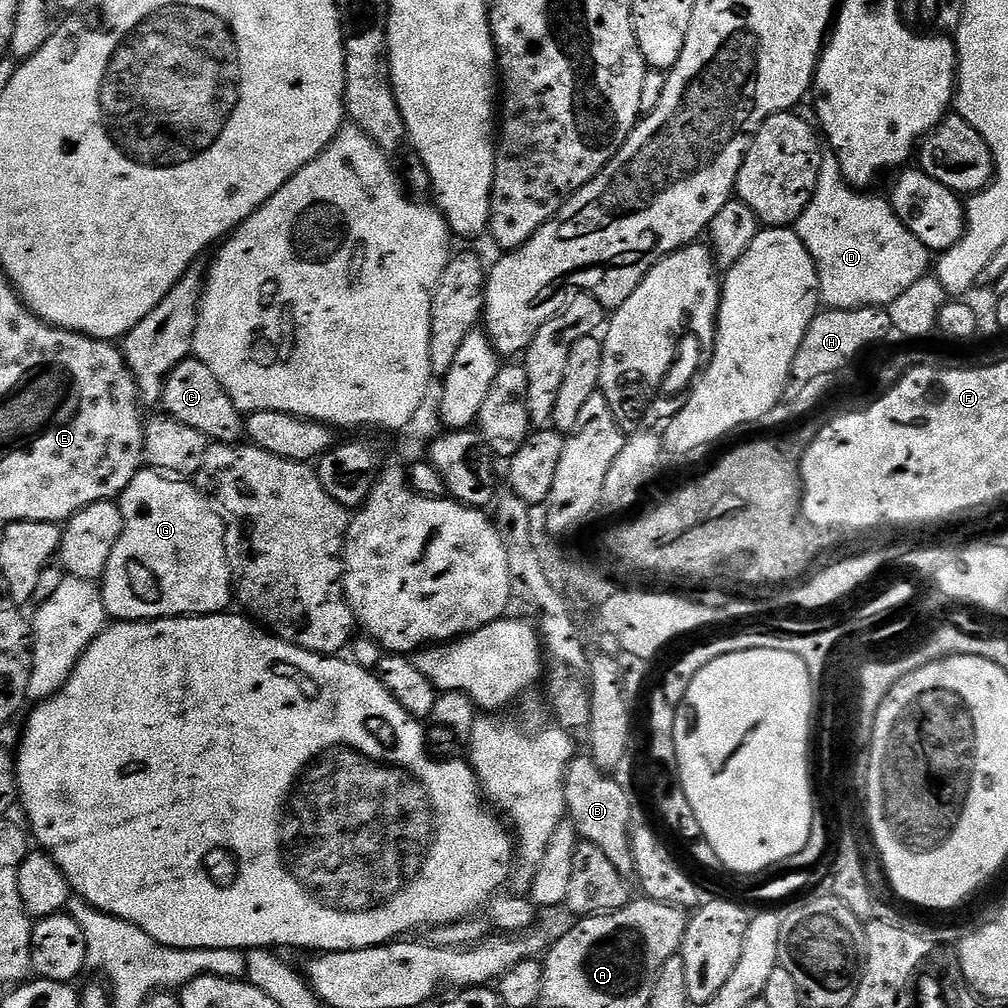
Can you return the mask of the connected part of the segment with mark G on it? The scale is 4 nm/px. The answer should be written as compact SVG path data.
M141 470L132 479L128 489L119 496L118 503L124 515L124 529L110 554L110 562L102 577L104 605L113 621L167 620L169 616L219 616L227 609L224 607L228 603L233 603L234 572L232 576L232 568L228 565L228 552L224 549L224 524L220 521L221 513L214 507L213 501L196 487L195 483L184 478L165 478L155 470Z

